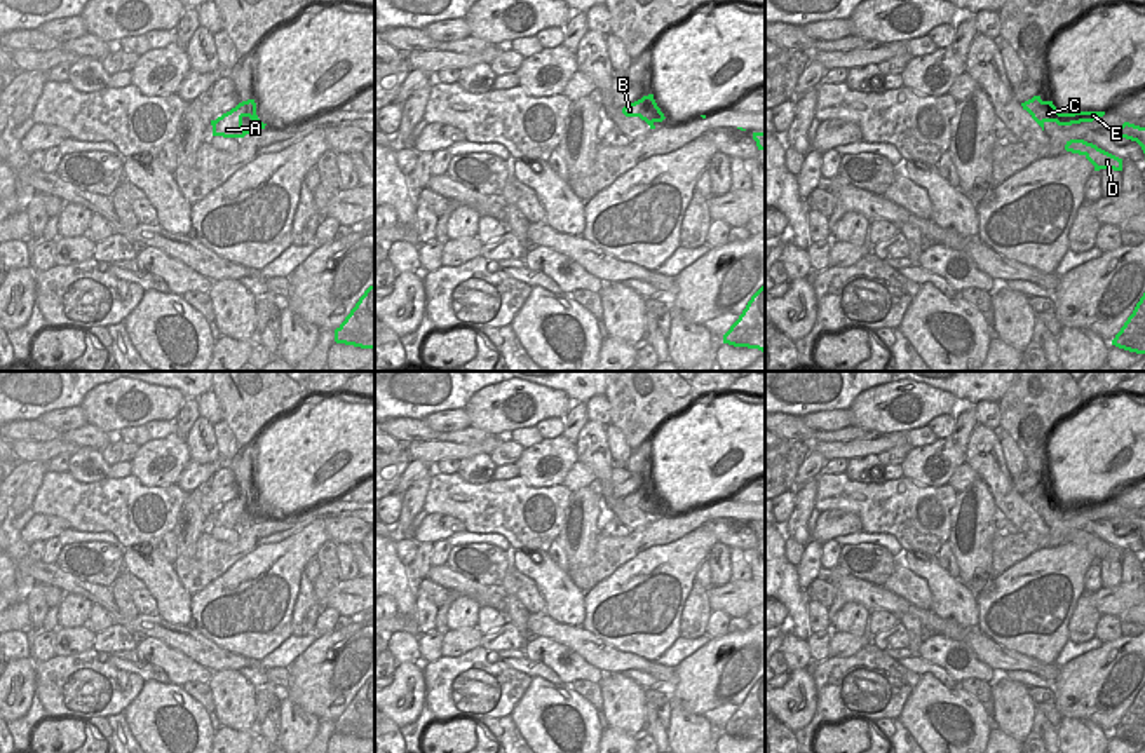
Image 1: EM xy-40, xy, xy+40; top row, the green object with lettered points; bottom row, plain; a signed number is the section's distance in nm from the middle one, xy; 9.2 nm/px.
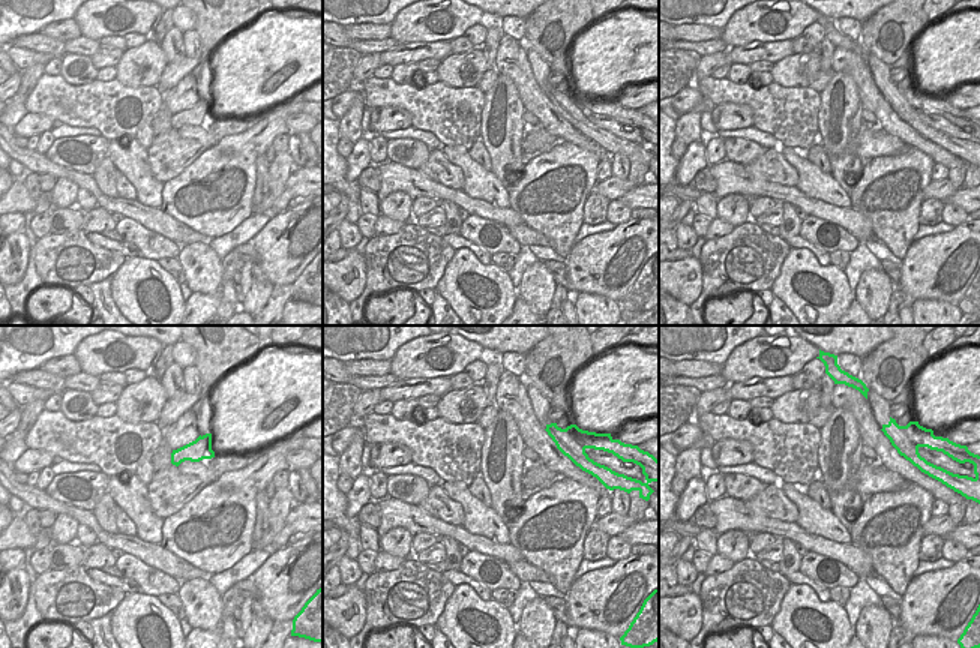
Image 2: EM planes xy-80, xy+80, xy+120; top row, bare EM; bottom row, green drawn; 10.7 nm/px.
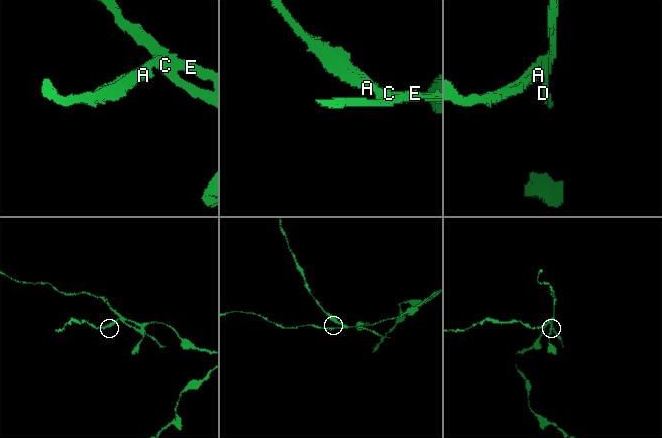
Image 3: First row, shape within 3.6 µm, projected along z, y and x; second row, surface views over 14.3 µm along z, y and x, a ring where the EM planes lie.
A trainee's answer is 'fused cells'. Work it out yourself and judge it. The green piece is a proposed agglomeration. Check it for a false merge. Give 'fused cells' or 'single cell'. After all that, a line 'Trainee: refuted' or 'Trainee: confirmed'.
fused cells
Trainee: confirmed

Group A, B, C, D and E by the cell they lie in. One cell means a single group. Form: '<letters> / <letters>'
A B / C D E

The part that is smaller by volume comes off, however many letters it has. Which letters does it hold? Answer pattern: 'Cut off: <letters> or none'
Cut off: A, B

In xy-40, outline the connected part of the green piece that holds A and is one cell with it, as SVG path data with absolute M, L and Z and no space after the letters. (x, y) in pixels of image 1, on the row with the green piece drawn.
M247 101L239 103L230 112L223 113L216 120L211 120L213 136L244 138L246 134L249 134L249 131L242 129L244 117L253 119L253 113L249 112Z

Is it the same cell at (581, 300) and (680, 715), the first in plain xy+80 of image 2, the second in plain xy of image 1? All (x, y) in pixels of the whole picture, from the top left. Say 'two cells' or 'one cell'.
one cell

